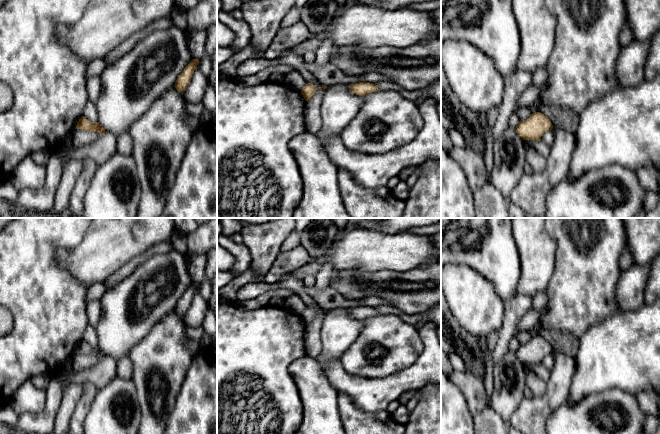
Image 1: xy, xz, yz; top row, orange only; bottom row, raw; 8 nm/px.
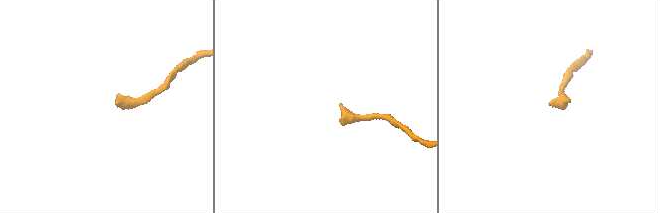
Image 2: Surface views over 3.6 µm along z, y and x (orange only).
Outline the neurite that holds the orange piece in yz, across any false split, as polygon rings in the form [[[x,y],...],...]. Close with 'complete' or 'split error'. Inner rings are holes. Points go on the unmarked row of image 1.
[[[535,336],[528,343],[520,345],[515,352],[523,364],[535,365],[540,365],[543,358],[552,353],[553,349],[550,343],[540,336]]]; complete

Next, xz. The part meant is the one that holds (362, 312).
[[[359,306],[355,308],[351,308],[350,311],[351,317],[365,320],[369,317],[375,316],[380,314],[376,308],[369,307],[369,306]]]; complete

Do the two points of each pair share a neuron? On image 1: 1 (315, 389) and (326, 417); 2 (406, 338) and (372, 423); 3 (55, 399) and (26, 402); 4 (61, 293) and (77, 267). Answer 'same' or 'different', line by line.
1: same
2: different
3: different
4: different

